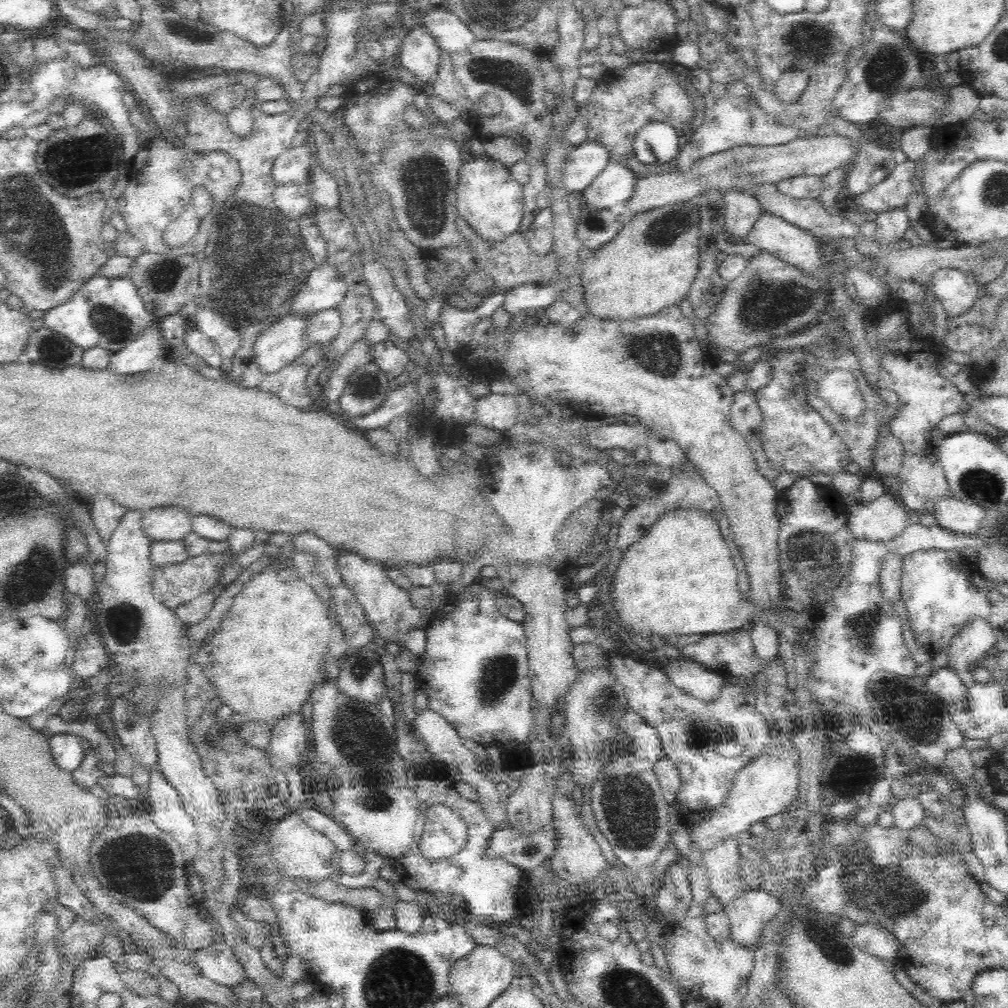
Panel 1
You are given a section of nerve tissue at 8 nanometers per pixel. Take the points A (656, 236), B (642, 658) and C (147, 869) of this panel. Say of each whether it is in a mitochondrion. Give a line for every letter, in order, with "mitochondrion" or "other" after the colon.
A: mitochondrion
B: other
C: mitochondrion

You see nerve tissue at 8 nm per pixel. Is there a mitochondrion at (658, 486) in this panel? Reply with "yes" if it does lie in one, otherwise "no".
no

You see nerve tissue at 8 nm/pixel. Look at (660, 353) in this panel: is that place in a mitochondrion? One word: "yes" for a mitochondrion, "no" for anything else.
yes

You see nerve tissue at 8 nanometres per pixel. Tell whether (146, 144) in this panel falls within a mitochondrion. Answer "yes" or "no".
no

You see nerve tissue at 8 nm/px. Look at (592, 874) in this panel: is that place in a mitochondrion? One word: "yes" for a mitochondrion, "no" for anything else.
no

